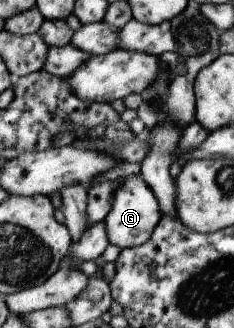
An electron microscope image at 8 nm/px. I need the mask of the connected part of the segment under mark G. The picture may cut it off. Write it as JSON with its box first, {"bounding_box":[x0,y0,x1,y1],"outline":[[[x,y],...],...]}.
{"bounding_box":[103,174,161,249],"outline":[[[139,174],[127,176],[113,190],[113,202],[109,202],[109,213],[103,218],[105,236],[109,245],[119,249],[129,249],[140,246],[149,240],[157,222],[160,222],[161,212],[151,190],[143,183]]]}

